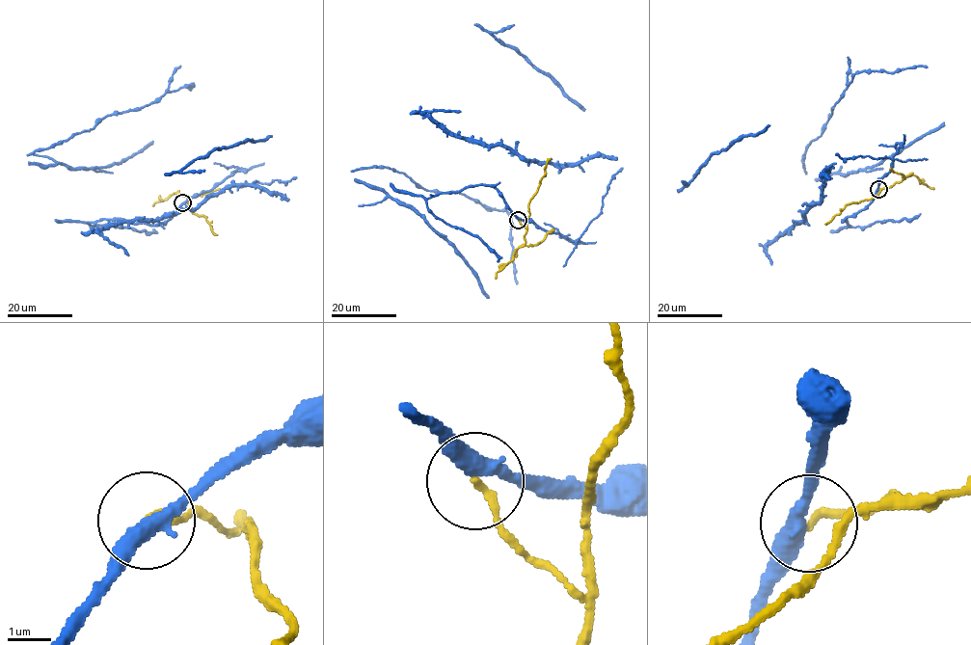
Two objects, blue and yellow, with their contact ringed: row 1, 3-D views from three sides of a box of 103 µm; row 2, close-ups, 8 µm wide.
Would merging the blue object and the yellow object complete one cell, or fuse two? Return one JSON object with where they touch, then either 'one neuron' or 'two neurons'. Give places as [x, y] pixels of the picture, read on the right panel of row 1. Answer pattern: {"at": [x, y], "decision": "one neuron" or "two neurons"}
{"at": [878, 189], "decision": "two neurons"}

